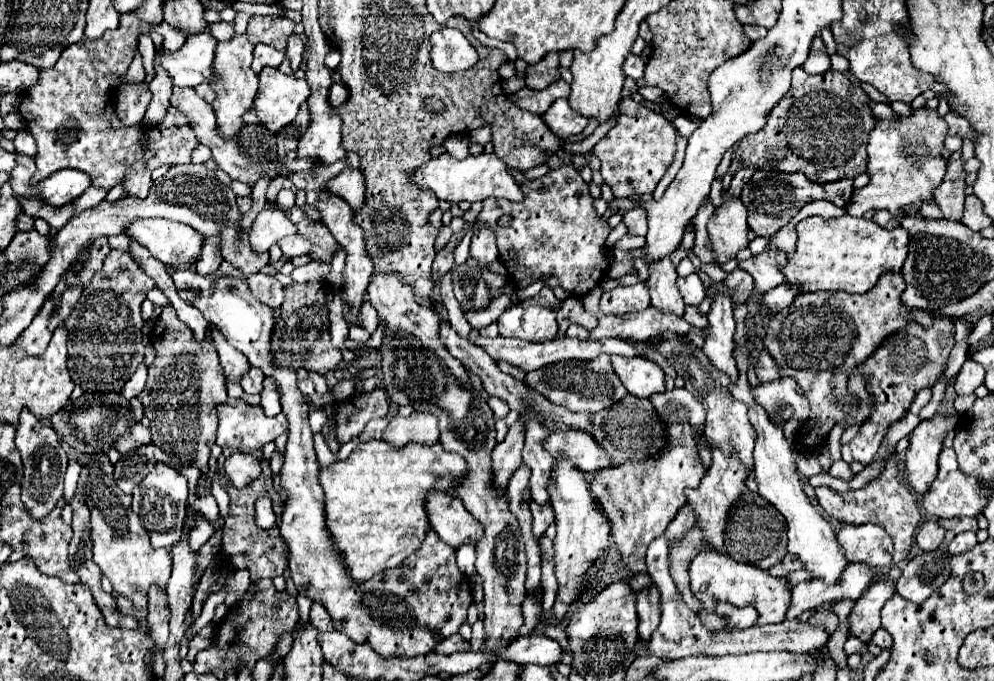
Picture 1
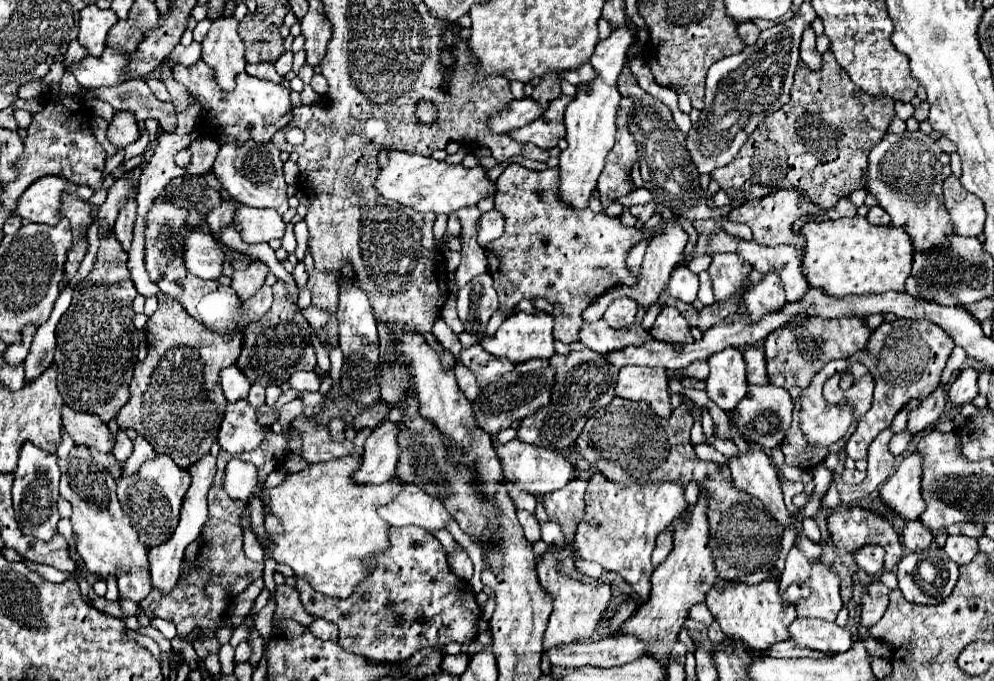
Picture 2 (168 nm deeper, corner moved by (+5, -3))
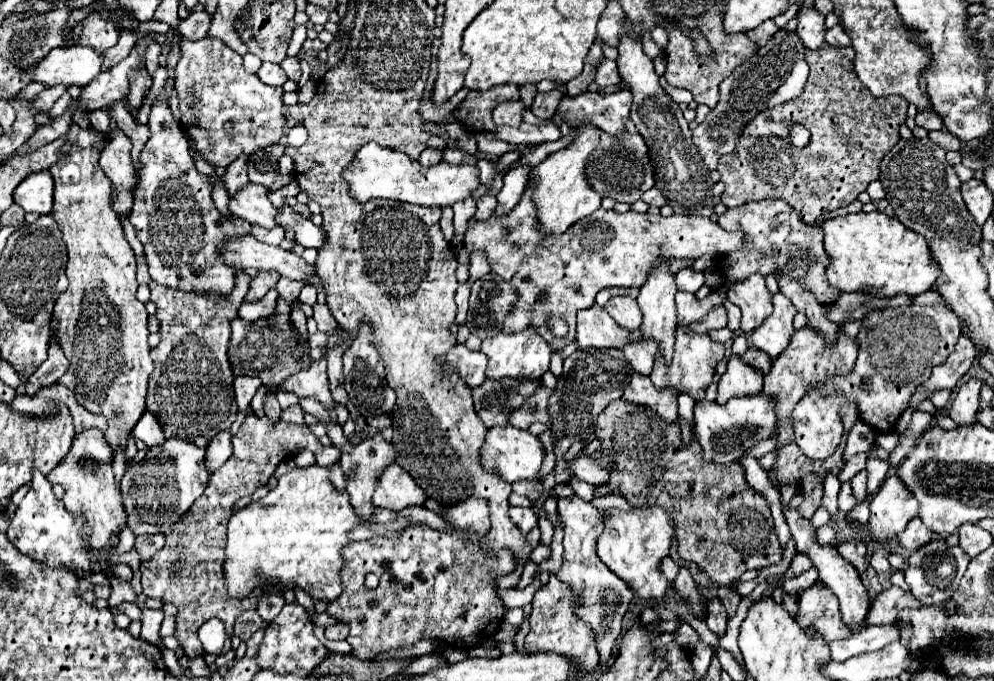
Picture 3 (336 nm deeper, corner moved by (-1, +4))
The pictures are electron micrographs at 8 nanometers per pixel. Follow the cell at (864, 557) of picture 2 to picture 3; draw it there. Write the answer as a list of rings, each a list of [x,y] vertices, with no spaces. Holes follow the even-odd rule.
[[[880,548],[876,550],[868,560],[870,560],[870,566],[876,570],[876,572],[890,572],[890,564],[888,564],[888,548]]]

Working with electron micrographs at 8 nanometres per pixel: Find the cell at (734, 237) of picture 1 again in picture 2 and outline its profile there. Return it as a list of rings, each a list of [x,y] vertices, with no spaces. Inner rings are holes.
[[[722,253],[712,257],[712,265],[708,269],[712,285],[714,285],[714,297],[718,303],[722,303],[728,297],[744,295],[750,287],[750,271],[752,265],[746,261],[740,261],[734,253]]]

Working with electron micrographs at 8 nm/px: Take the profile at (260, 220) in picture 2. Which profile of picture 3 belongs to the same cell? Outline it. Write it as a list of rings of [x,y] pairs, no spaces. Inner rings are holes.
[[[246,184],[228,204],[230,212],[236,218],[242,218],[250,224],[258,224],[264,228],[276,228],[276,208],[268,200],[268,190],[260,184]]]

